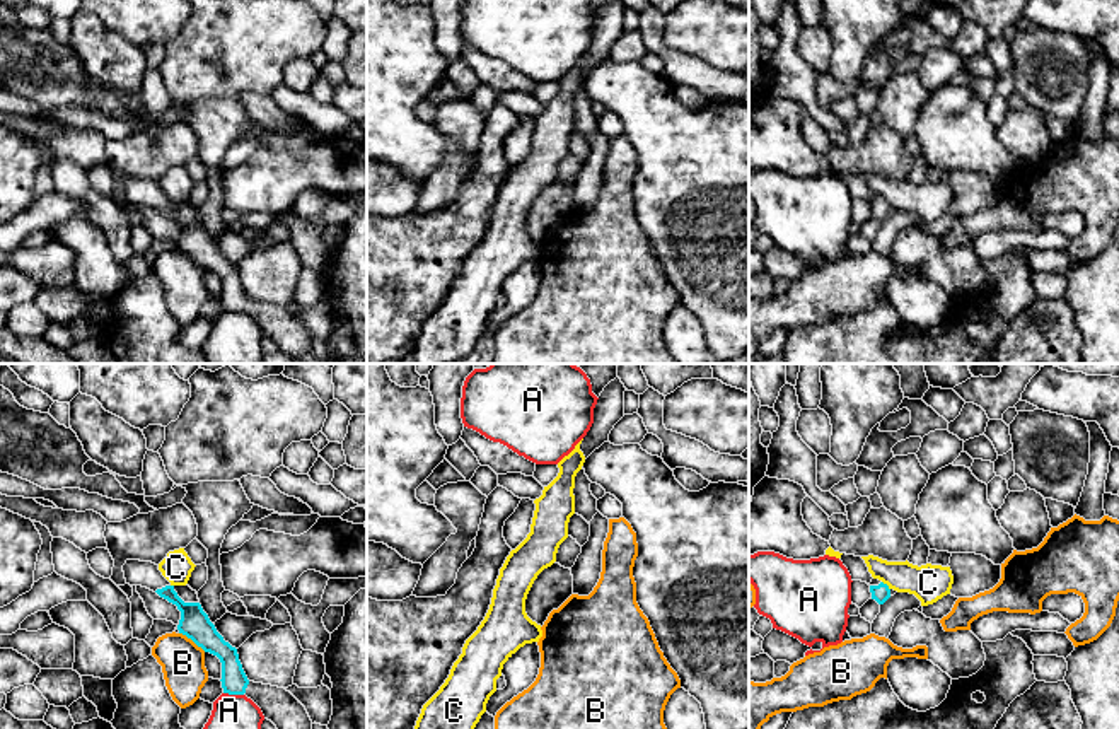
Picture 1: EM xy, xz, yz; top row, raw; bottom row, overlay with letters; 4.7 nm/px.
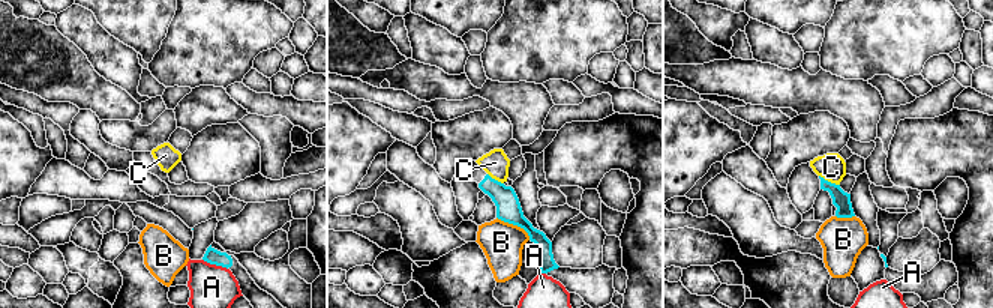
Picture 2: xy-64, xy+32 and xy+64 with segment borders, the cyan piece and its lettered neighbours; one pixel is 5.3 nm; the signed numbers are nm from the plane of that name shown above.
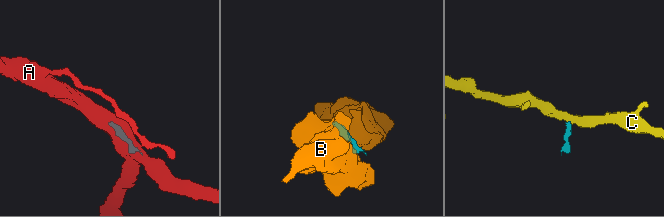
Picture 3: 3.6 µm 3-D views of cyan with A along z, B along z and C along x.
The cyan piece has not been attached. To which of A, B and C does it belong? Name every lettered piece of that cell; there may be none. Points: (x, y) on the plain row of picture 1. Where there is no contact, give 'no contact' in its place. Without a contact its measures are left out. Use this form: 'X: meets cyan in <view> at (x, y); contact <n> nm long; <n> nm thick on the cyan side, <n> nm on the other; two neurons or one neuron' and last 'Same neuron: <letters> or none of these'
A: meets cyan in xy at (234, 311); contact 100 nm long; 130 nm thick on the cyan side, 260 nm on the other; two neurons
B: meets cyan in xy at (193, 258); contact 160 nm long; 140 nm thick on the cyan side, 200 nm on the other; two neurons
C: meets cyan in yz at (887, 204); contact 60 nm long; 90 nm thick on the cyan side, 180 nm on the other; two neurons
Same neuron: none of these

